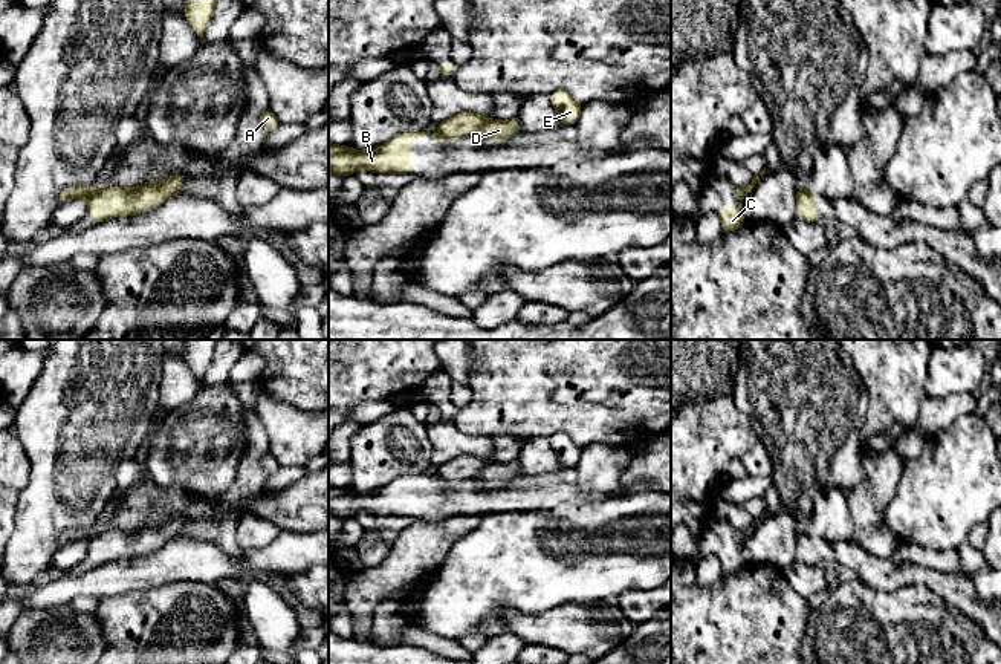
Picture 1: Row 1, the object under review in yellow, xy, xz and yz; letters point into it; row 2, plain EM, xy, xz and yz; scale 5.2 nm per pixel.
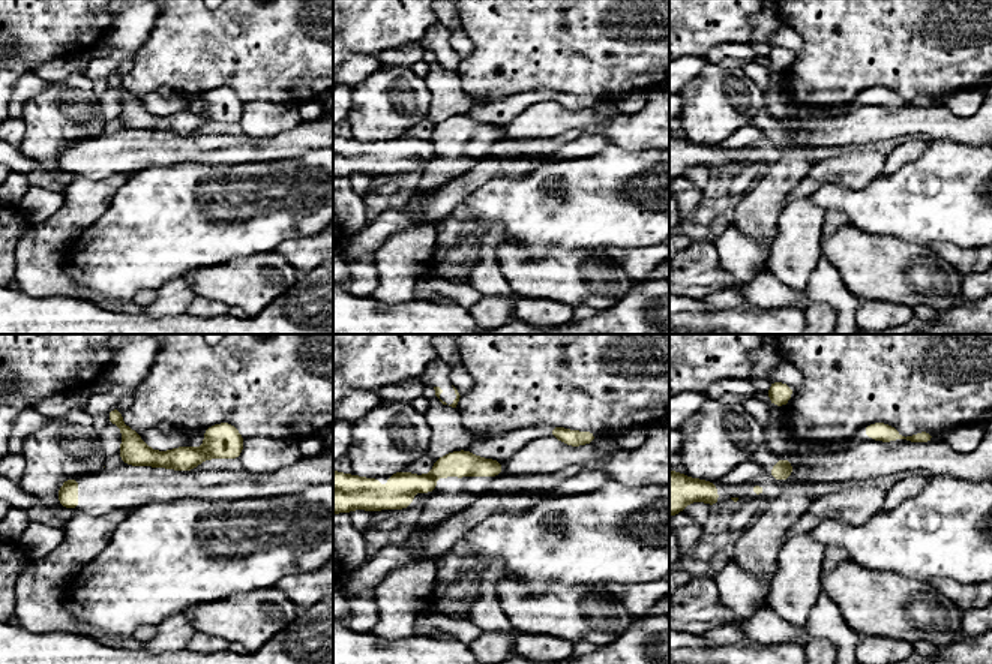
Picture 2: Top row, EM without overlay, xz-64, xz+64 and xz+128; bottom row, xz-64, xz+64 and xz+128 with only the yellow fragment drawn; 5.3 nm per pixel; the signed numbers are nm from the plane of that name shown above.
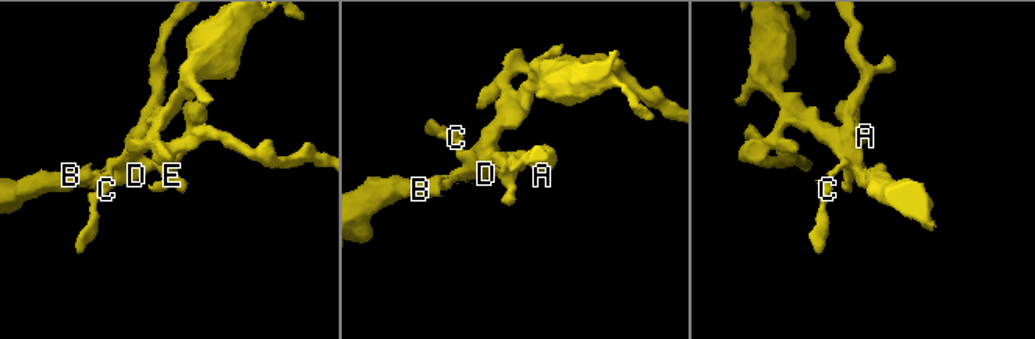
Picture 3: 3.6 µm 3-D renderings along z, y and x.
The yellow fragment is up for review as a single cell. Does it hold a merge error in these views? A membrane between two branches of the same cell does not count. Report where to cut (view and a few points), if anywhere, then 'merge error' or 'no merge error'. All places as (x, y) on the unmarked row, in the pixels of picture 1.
cut xz (434, 475), (447, 481); merge error

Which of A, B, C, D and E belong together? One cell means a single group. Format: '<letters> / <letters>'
A C D E / B

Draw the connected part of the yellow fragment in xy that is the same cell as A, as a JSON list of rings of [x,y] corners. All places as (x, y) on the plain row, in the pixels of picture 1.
[[[269,450],[260,456],[258,465],[266,476],[270,476],[280,470],[278,461],[272,456]]]

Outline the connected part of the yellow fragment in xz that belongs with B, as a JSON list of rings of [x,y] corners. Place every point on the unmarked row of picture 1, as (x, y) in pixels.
[[[405,474],[384,485],[374,494],[358,494],[351,488],[342,490],[329,485],[329,516],[345,520],[364,511],[371,516],[411,517],[413,479],[431,479],[439,487],[448,482],[436,474]]]

